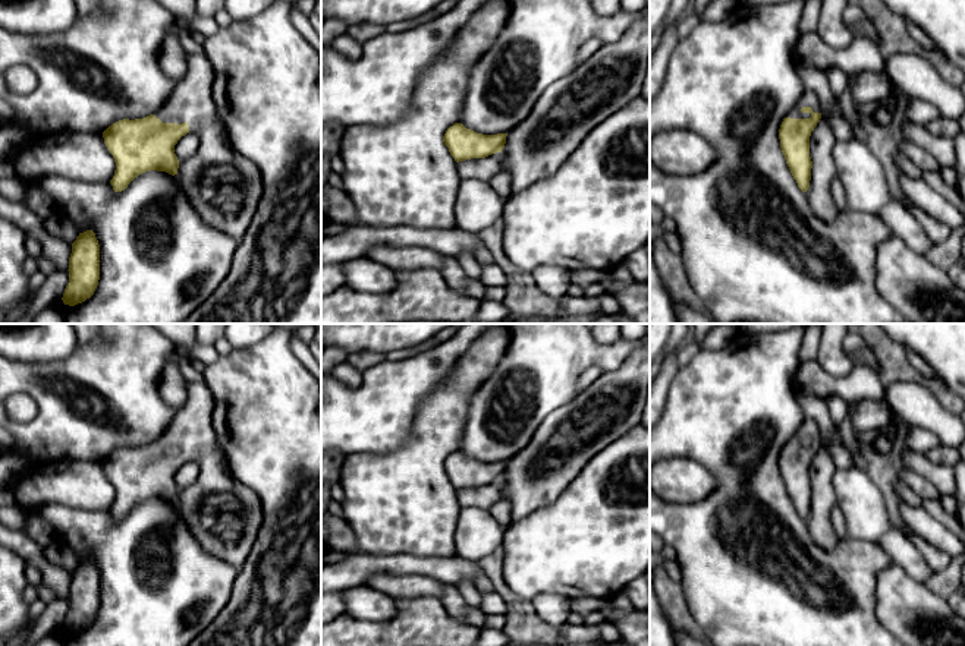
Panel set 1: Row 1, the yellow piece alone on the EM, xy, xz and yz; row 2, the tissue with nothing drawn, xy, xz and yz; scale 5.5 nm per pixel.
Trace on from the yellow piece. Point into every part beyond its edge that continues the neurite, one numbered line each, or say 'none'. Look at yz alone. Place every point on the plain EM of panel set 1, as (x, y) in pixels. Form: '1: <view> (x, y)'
1: yz (808, 427)

